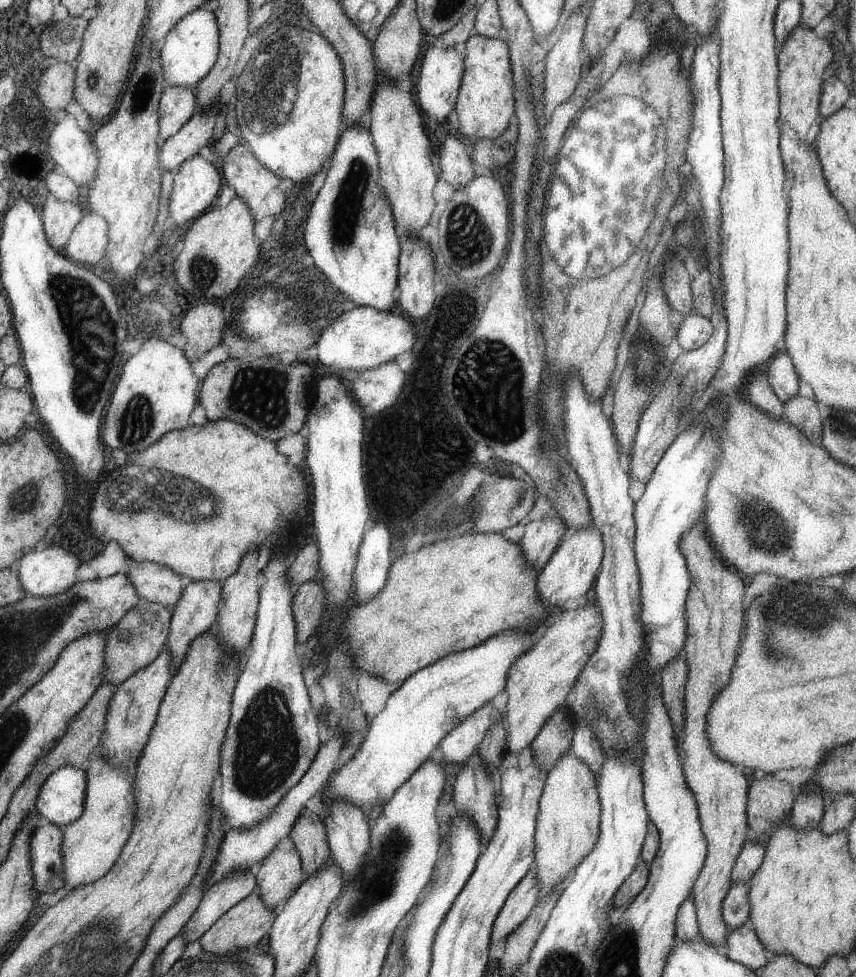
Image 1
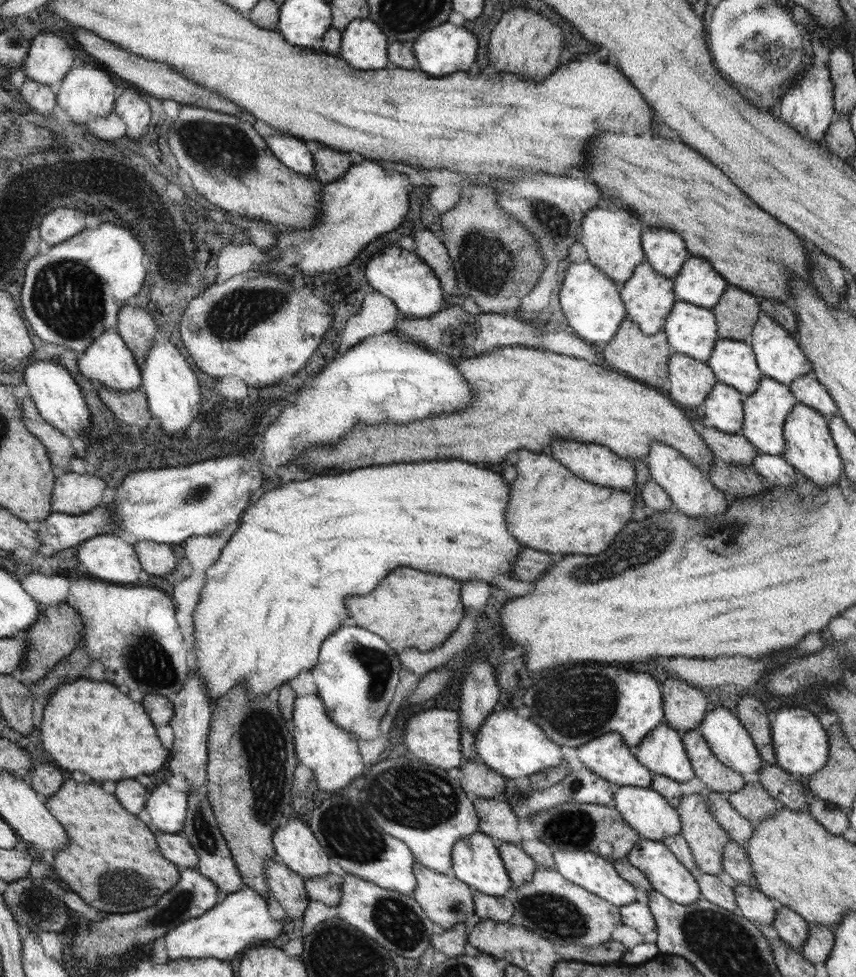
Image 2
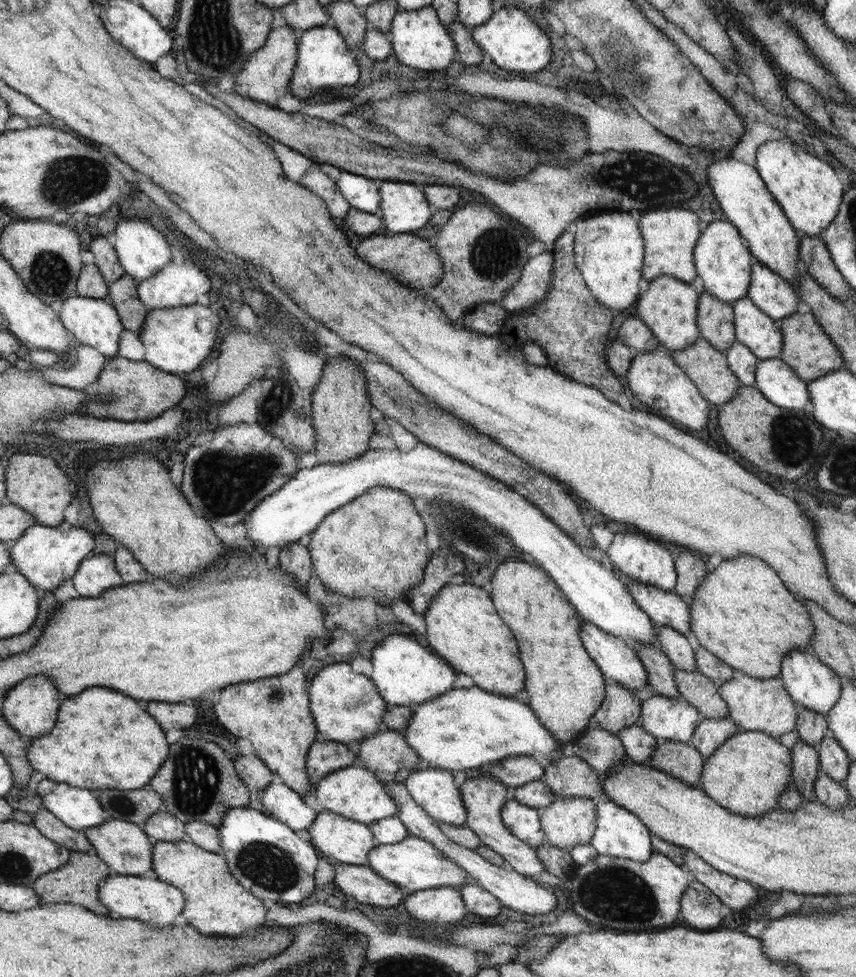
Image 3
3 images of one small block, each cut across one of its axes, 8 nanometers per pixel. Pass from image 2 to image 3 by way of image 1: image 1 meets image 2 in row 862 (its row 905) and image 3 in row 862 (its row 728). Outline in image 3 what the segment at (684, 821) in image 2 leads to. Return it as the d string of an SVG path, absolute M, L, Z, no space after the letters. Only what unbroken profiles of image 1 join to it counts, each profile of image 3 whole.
M652 835L652 841L656 852L669 856L675 863L678 863L678 866L682 867L685 864L696 881L706 886L720 899L722 904L726 904L731 910L742 910L758 898L756 888L745 879L724 874L717 867L710 866L710 863L701 856L670 844L656 835Z

